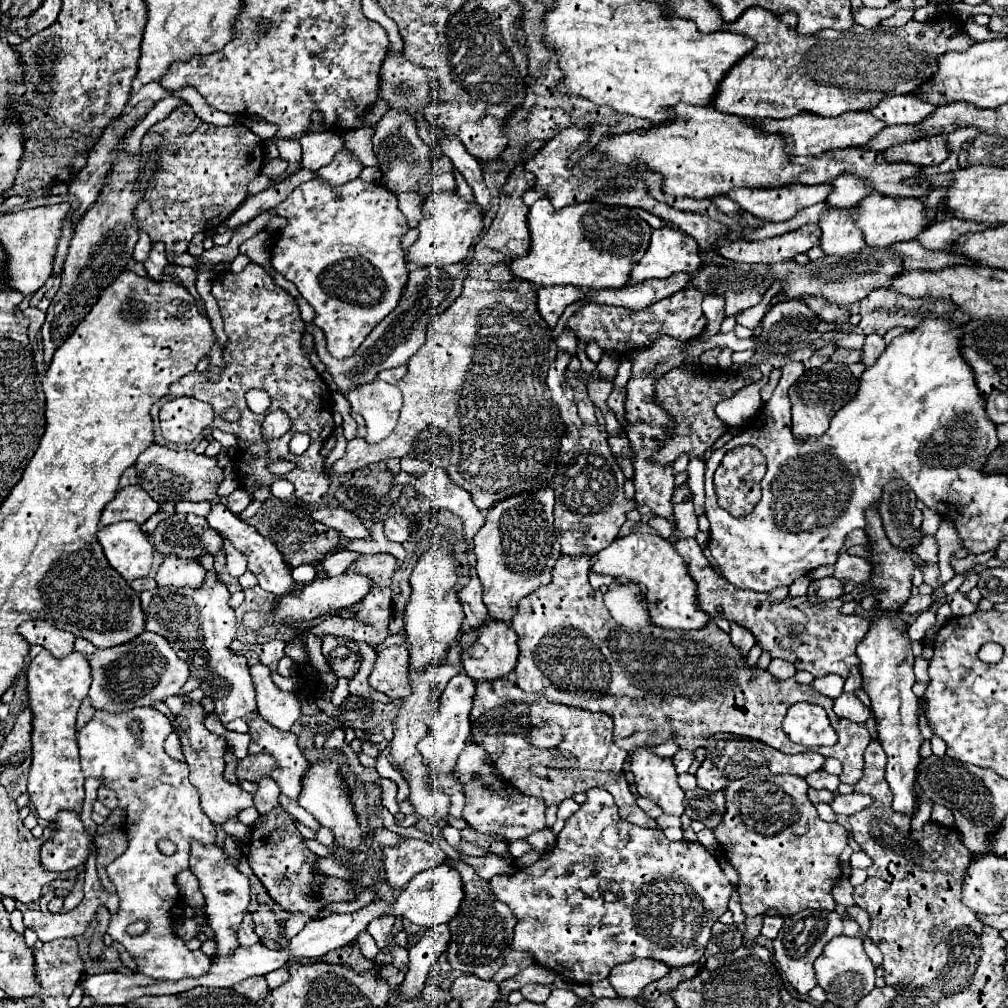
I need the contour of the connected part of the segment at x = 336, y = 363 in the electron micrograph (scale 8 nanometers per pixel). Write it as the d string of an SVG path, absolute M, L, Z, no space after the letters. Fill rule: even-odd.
M461 263L459 265L447 265L445 271L441 271L439 267L413 269L399 305L367 335L367 339L357 349L357 353L353 357L347 357L347 359L331 357L325 343L323 343L323 337L319 337L319 327L315 327L313 323L305 323L305 333L309 333L315 339L317 355L325 363L327 371L333 375L335 383L339 385L339 391L345 393L351 387L357 387L361 383L369 383L383 369L405 365L407 359L423 345L425 329L429 327L429 323L437 315L441 315L455 301L455 297L461 293L465 275L467 275L467 269Z

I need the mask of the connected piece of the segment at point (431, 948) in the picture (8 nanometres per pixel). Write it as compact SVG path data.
M435 925L425 931L421 941L409 949L409 971L405 973L403 993L419 995L425 987L425 979L432 965L438 960L443 951L447 951L449 929L447 925Z

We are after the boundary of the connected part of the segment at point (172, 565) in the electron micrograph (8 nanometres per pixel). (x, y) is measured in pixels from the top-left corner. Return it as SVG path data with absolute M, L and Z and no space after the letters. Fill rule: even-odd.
M167 555L155 575L155 581L157 581L157 585L175 587L175 589L177 587L199 587L199 585L203 585L205 573L207 571L203 569L203 565L199 565L195 561Z

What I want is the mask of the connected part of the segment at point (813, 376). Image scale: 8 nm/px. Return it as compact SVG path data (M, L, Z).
M827 361L819 369L807 369L805 375L797 379L797 383L791 387L789 397L791 397L791 411L793 411L793 435L797 439L807 439L807 437L821 437L829 429L831 415L837 413L845 403L853 399L857 393L861 373L865 367L861 363L853 365L843 365L843 363L831 363Z

